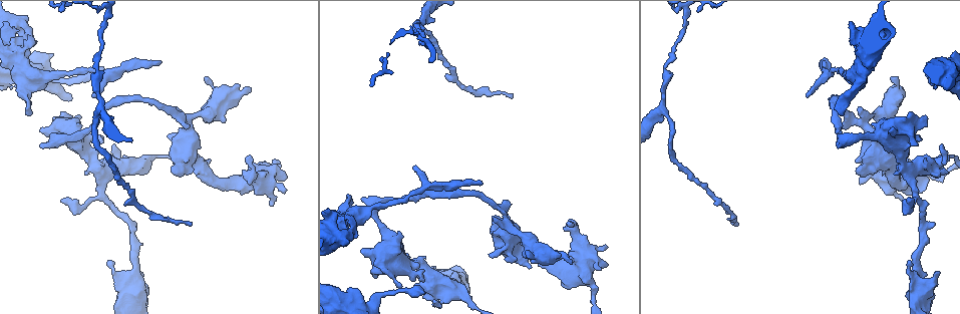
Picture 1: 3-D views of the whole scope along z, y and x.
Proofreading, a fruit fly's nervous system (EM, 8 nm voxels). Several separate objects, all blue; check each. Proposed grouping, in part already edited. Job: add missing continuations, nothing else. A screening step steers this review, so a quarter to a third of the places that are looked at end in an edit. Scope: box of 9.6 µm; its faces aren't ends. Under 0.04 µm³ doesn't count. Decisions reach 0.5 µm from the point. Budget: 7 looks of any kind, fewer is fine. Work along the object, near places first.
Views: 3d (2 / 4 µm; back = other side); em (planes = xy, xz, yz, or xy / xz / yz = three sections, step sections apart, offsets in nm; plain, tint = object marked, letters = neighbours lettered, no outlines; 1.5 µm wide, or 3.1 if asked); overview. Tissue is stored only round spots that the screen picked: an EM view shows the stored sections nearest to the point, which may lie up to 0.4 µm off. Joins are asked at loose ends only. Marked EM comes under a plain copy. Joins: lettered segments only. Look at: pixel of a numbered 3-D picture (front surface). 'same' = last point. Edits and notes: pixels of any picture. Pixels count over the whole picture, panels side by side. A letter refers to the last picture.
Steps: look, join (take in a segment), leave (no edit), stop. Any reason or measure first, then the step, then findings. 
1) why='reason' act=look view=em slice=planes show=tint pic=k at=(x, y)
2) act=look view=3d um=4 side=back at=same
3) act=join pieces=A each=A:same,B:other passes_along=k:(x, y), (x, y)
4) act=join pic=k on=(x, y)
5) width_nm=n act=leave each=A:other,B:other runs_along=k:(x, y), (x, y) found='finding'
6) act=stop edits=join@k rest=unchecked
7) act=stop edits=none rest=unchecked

act=look view=em slice=xy step=4 show=tint pic=1 at=(269, 204)

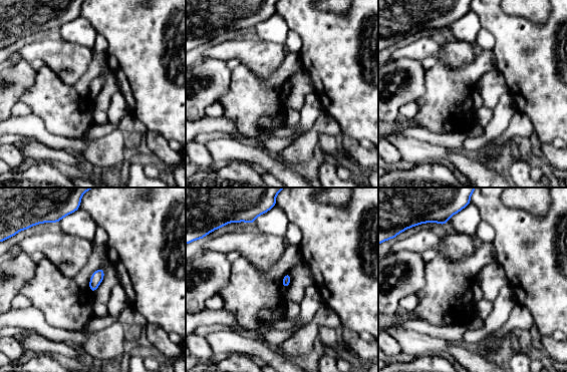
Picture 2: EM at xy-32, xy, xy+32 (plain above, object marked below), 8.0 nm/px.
why='cut it another way' act=look view=em slice=planes show=letters at=same

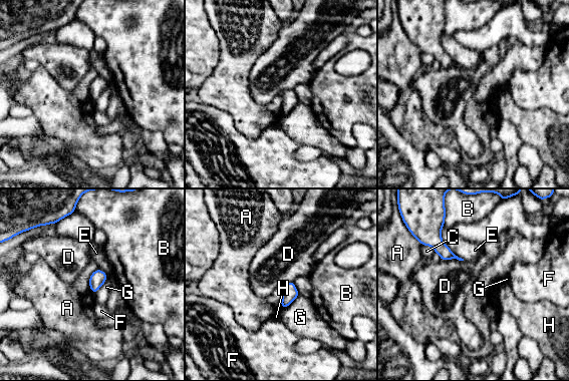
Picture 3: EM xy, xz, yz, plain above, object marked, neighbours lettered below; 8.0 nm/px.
longest_contact=E:320nm act=leave each=A:other,B:other,C:other,D:other,E:other,F:other,G:other,H:other found='none of them fits'

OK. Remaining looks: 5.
why='branch stops here' act=look view=em slice=xz step=8 show=tint pic=1 at=(837, 147)

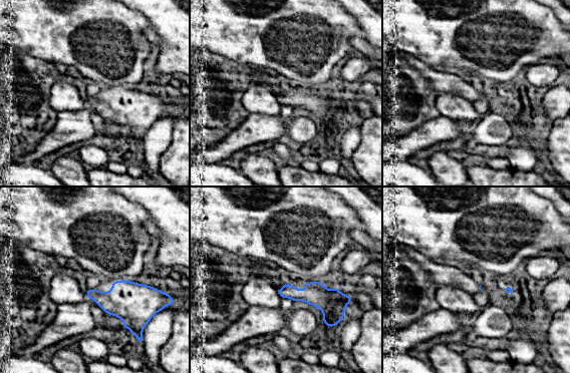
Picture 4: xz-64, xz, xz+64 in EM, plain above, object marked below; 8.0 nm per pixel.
act=look view=em slice=xz step=8 show=letters at=same

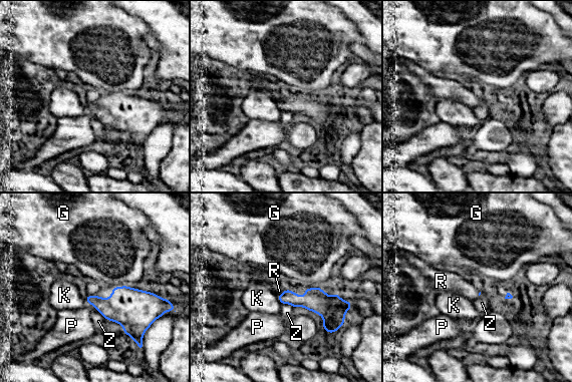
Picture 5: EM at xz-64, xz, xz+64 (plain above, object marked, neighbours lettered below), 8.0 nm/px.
act=join pieces=R each=G:other,K:other,P:other,R:same,Z:other passes_along=5:(312, 300), (282, 294), (276, 289) found='the neuron continues'

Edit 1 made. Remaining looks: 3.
why='free end' act=look view=em slice=planes show=tint pic=1 at=(416, 167)

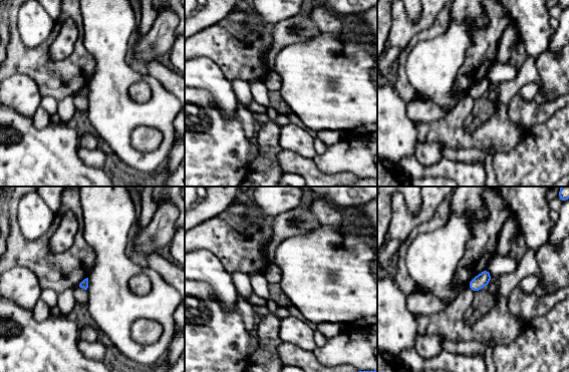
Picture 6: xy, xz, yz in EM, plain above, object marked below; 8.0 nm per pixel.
why='see the neighbours' act=look view=em slice=planes show=letters at=same

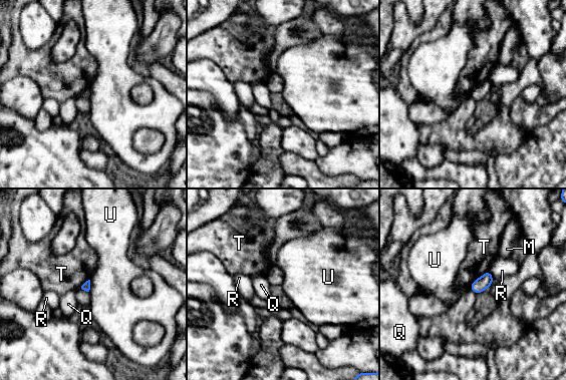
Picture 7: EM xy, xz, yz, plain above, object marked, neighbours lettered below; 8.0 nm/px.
act=leave each=M:other,Q:other,R:other,T:other,U:other found='none of them fits'

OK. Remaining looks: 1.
act=stop edits=join@5 rest=unchecked

